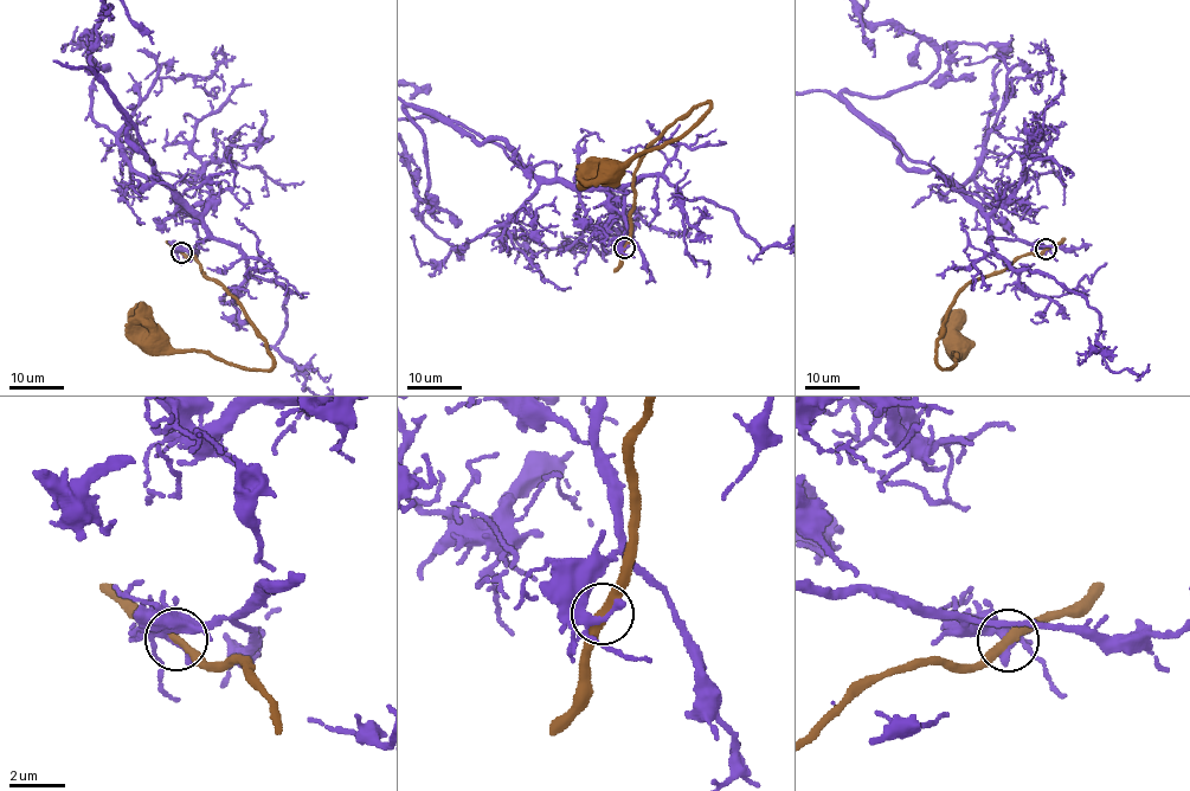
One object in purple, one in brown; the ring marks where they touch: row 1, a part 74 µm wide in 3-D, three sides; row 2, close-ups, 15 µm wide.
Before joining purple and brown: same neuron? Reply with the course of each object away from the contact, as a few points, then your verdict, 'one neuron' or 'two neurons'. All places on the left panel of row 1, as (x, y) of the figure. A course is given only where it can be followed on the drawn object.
brown runs (181, 251), (195, 256), (204, 275), (236, 300), (272, 364), (249, 370), (154, 339); two neurons

